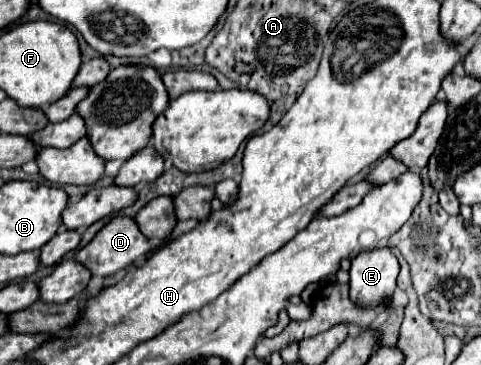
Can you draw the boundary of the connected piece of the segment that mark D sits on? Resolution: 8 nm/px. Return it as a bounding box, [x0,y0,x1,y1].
[75,216,149,276]

